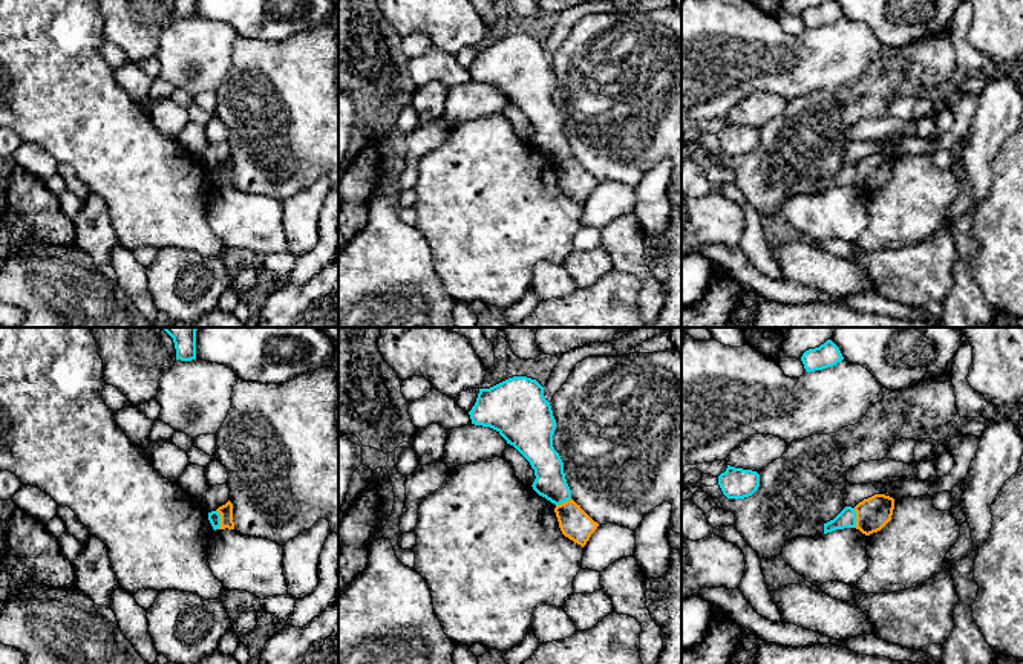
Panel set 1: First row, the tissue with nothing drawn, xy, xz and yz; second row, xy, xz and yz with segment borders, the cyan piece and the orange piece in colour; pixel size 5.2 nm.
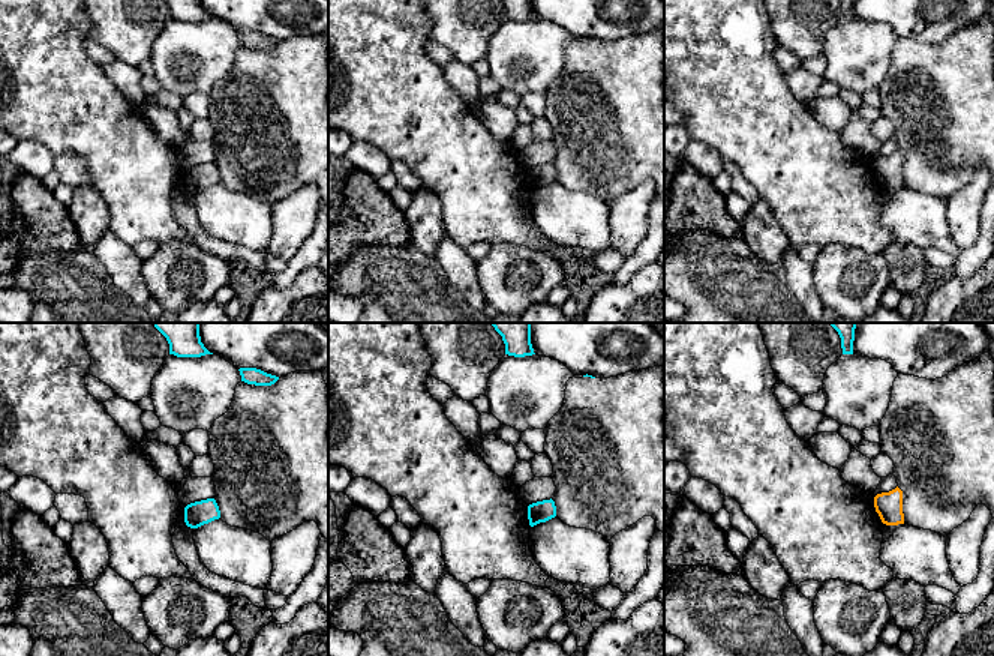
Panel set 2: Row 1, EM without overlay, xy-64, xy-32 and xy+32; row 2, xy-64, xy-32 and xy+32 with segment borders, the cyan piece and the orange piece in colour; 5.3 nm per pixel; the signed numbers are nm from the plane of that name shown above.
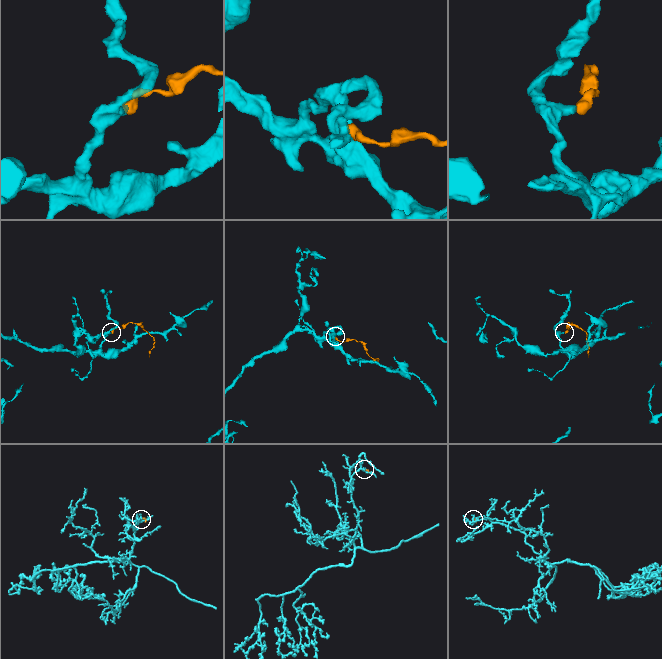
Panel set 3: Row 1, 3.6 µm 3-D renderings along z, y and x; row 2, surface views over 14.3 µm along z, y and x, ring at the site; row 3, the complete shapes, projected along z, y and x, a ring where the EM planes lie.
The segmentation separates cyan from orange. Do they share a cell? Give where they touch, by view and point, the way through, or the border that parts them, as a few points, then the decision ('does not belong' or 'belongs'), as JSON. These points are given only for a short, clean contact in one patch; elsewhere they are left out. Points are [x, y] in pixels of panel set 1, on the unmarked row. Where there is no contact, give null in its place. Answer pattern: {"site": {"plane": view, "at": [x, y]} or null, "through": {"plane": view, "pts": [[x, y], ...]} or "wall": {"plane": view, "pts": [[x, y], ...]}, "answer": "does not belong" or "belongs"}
{"site": {"plane": "yz", "at": [855, 175]}, "wall": {"plane": "yz", "pts": [[853, 166], [855, 184]]}, "answer": "does not belong"}

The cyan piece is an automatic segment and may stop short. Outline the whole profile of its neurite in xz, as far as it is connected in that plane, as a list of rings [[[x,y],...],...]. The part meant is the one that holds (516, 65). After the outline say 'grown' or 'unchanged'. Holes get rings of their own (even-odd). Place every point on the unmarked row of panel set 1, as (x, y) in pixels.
[[[513,34],[479,46],[469,69],[472,81],[496,87],[534,127],[533,147],[554,162],[571,156],[564,119],[553,104],[556,76],[544,44],[531,35]]] | unchanged

